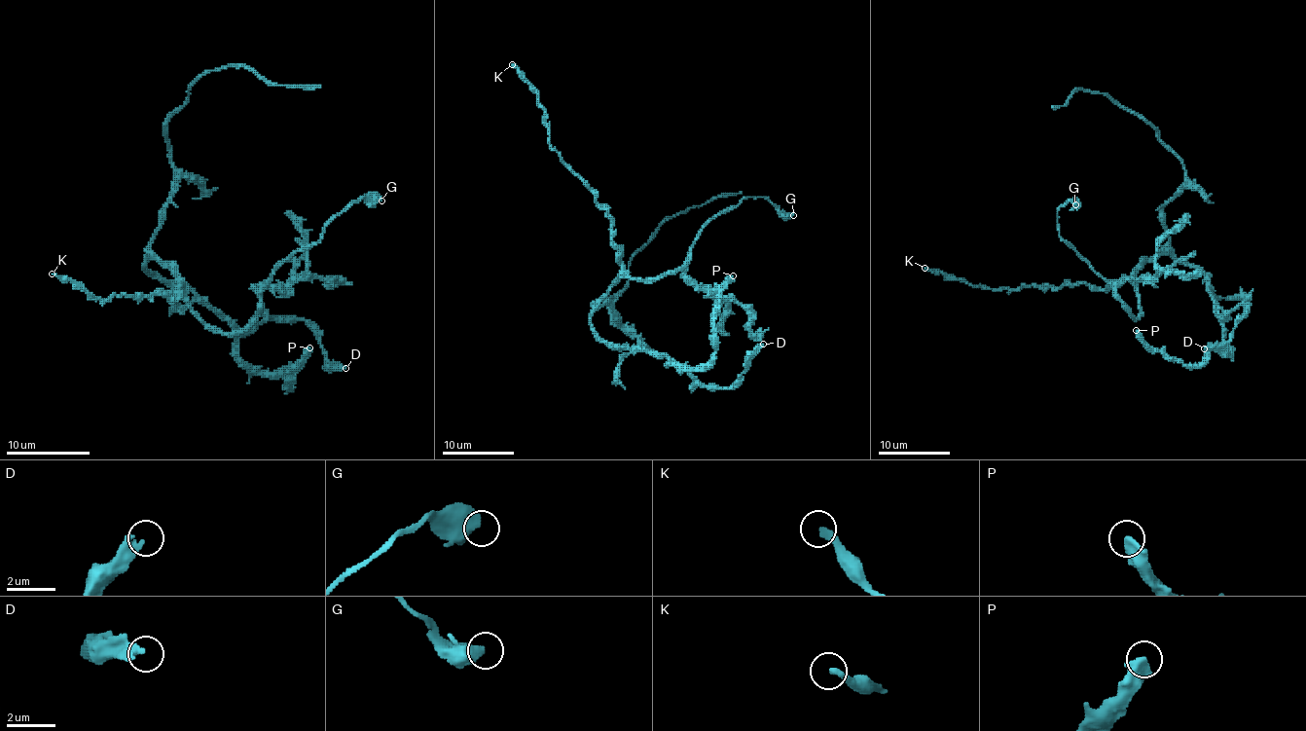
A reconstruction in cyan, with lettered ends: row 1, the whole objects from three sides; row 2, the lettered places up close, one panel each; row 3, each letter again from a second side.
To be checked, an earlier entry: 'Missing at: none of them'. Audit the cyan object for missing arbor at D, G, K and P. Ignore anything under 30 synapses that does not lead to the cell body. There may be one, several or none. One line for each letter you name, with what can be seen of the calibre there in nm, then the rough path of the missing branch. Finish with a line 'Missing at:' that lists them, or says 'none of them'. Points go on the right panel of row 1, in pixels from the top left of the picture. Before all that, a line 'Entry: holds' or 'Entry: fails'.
Entry: holds
Missing at: none of them

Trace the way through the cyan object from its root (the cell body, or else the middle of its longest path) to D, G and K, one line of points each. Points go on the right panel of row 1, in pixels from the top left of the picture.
D: (1167, 242), (1179, 260), (1193, 264), (1208, 278), (1214, 307), (1222, 315), (1248, 305), (1227, 341), (1204, 348)
G: (1167, 242), (1136, 274), (1140, 309), (1136, 317), (1116, 291), (1059, 235), (1057, 210), (1070, 201), (1075, 204)
K: (1167, 242), (1129, 278), (1122, 278), (1107, 289), (1084, 283), (985, 289), (925, 268)

